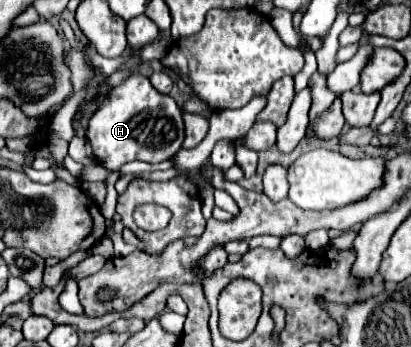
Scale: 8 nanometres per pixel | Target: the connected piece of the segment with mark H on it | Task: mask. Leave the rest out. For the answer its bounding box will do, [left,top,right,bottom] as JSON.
[86,74,184,220]

